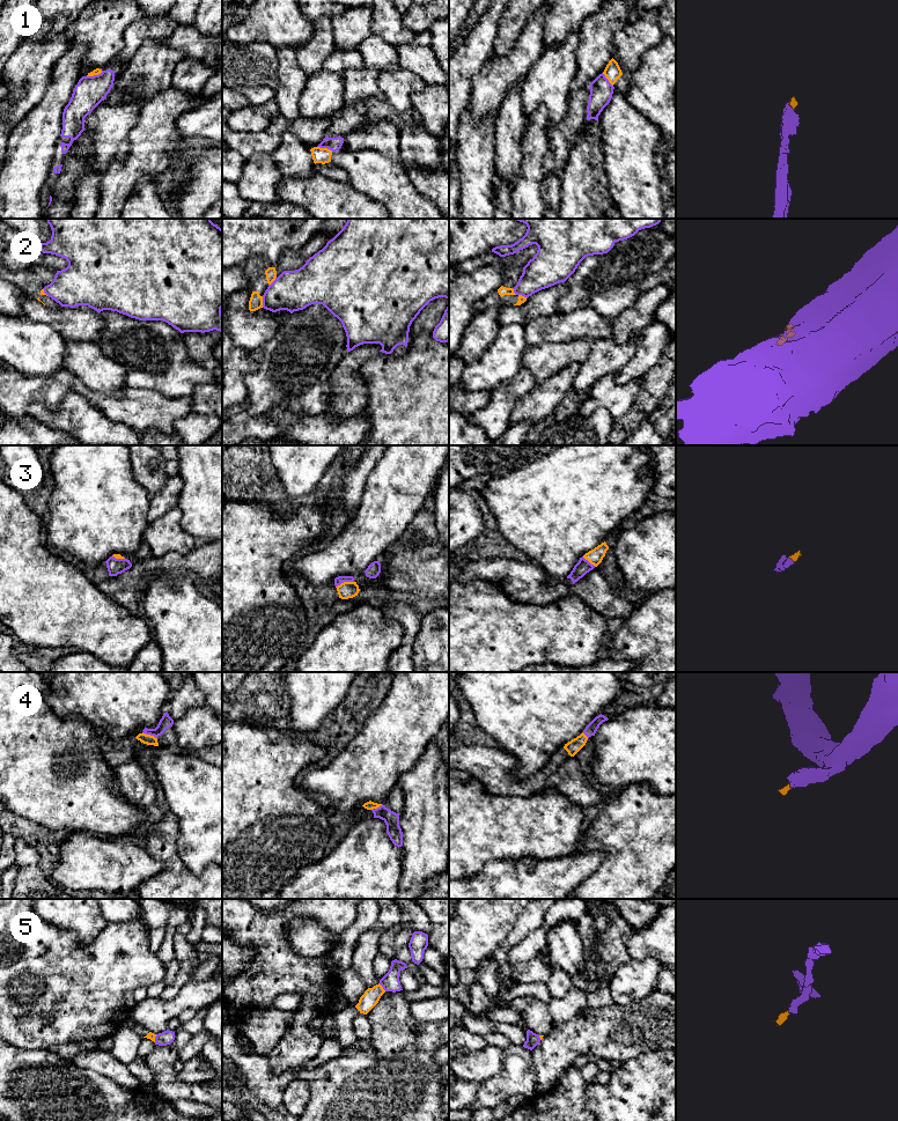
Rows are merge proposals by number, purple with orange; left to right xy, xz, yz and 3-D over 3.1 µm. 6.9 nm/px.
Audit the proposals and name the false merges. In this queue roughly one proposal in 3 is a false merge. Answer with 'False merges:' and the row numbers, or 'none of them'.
False merges: 2

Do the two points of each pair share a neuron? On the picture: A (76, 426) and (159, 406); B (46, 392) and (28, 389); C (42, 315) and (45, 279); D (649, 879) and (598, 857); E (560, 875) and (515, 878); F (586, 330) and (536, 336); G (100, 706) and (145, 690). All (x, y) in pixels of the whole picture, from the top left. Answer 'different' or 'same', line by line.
A: different
B: same
C: different
D: different
E: same
F: same
G: same

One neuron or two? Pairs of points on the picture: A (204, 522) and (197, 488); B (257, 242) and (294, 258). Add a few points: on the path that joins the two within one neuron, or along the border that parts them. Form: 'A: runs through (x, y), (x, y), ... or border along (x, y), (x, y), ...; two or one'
A: runs through (204, 514), (204, 496); one
B: border along (307, 242), (286, 250), (273, 266), (265, 262); two

